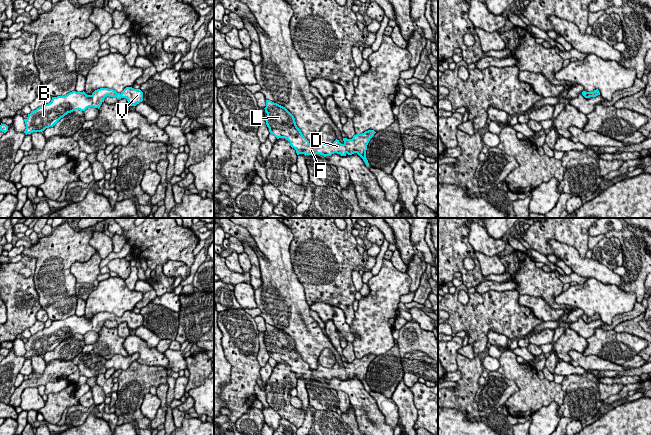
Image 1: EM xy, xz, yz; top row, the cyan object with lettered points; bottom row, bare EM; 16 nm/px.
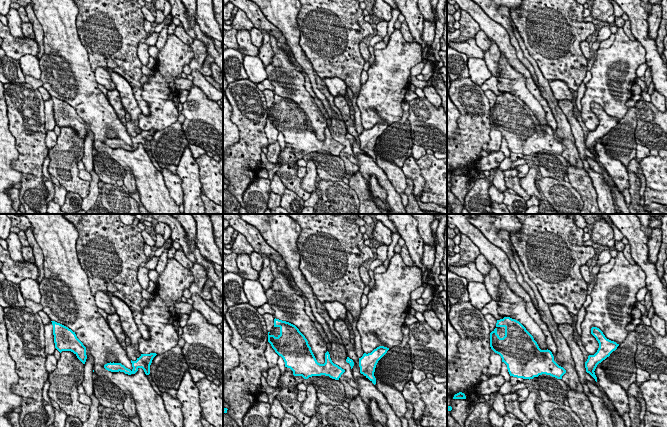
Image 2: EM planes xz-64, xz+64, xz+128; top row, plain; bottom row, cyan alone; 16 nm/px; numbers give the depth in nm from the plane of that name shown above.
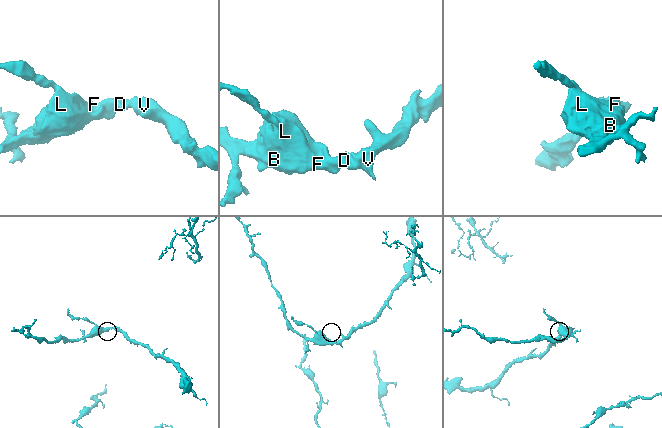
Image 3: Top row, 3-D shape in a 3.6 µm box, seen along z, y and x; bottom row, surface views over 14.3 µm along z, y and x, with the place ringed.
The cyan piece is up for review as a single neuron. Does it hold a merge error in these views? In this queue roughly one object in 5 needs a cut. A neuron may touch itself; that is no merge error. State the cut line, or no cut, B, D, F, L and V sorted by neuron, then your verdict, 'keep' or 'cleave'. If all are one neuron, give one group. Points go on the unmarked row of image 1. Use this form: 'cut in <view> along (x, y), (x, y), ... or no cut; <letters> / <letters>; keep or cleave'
no cut; B D F L V; keep

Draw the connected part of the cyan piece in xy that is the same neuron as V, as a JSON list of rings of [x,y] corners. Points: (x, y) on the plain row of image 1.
[[[126,311],[121,317],[108,312],[97,313],[91,319],[87,319],[84,315],[72,315],[65,320],[52,321],[50,327],[31,335],[24,343],[26,349],[24,357],[27,359],[42,356],[76,334],[85,335],[89,331],[99,333],[107,320],[116,321],[118,324],[126,322],[130,330],[136,330],[143,325],[143,316],[132,311]]]

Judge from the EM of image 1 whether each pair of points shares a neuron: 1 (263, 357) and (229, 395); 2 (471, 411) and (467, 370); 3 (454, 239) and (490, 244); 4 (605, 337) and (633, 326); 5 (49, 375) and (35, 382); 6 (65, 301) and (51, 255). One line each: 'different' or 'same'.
1: different
2: same
3: different
4: different
5: same
6: same

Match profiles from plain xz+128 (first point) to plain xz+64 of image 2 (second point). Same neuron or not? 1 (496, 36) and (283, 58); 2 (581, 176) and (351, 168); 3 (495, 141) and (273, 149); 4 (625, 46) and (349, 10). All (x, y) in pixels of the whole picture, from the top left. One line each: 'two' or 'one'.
1: two
2: two
3: two
4: two

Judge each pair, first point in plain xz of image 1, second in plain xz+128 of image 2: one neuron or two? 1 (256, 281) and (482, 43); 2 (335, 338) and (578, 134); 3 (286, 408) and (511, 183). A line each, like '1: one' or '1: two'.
1: two
2: one
3: one

